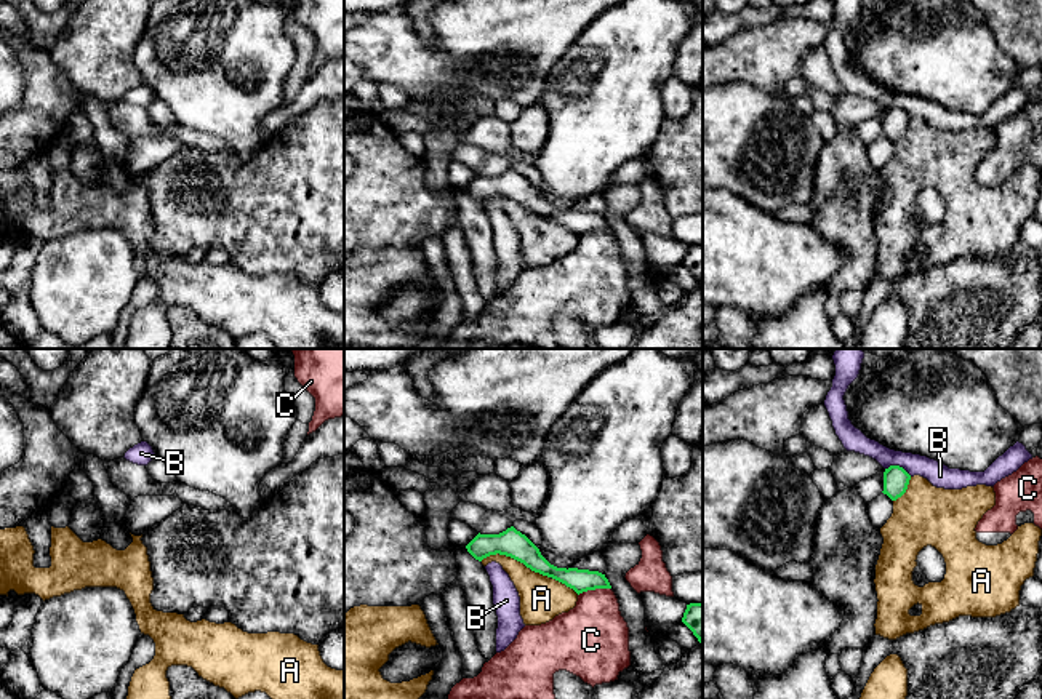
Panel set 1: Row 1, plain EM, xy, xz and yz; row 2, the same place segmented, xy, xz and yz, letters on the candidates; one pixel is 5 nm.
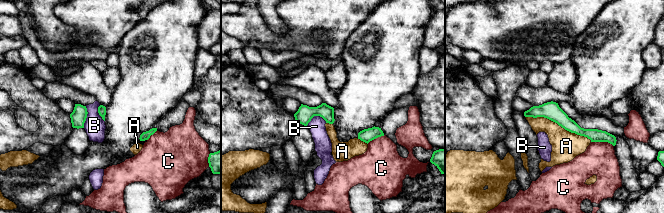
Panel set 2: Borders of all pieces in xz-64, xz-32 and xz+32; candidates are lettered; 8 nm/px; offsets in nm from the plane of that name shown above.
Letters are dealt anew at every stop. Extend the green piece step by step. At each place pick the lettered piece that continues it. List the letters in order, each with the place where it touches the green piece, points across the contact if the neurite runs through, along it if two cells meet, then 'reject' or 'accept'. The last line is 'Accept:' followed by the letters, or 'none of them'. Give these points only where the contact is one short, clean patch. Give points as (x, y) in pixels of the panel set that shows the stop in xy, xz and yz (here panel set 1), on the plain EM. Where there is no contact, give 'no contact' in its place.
A: meets green in xz at (516, 200); reject
B: meets green in yz at (898, 107); border along yz (885, 109), (901, 107), (911, 117); reject
C: meets green in xz at (594, 231); reject
Accept: none of them

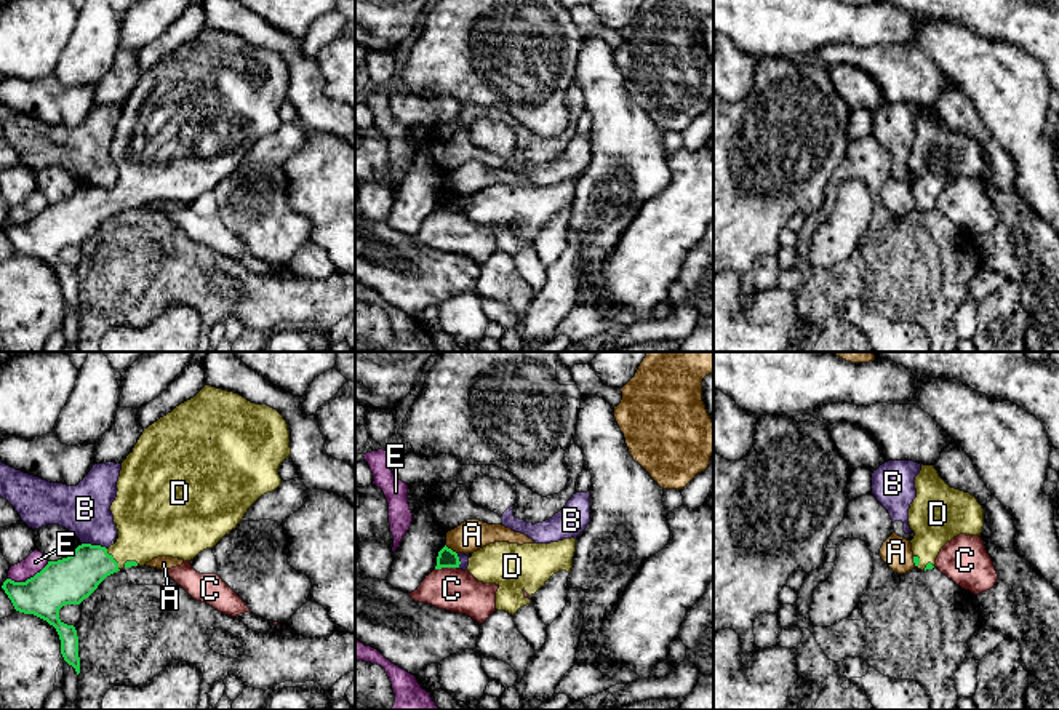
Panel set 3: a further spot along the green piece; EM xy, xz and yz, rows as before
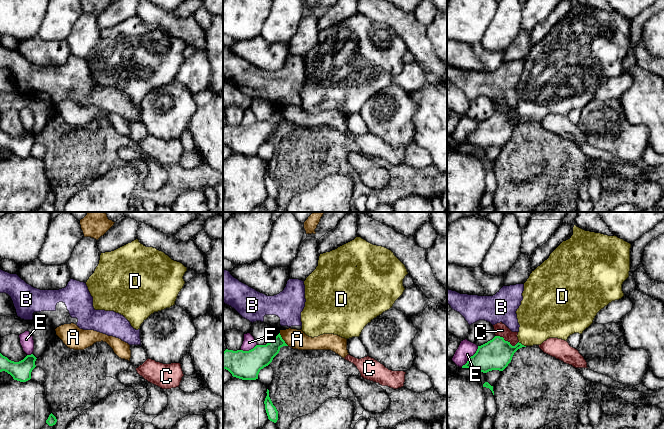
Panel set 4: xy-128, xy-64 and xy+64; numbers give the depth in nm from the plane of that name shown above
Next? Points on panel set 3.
A: meets green in xz at (450, 191); border along xz (445, 186), (456, 195); reject
B: meets green in xy at (95, 187); border along xy (82, 184), (106, 191); reject
C: meets green in xz at (445, 208); border along xz (456, 208), (435, 211); reject
D: meets green in xy at (114, 202); runs through xy (69, 223), (88, 207), (114, 202), (149, 167); accept
E: meets green in xy at (27, 221); border along xy (48, 203), (24, 223), (8, 221); reject
Accept: D

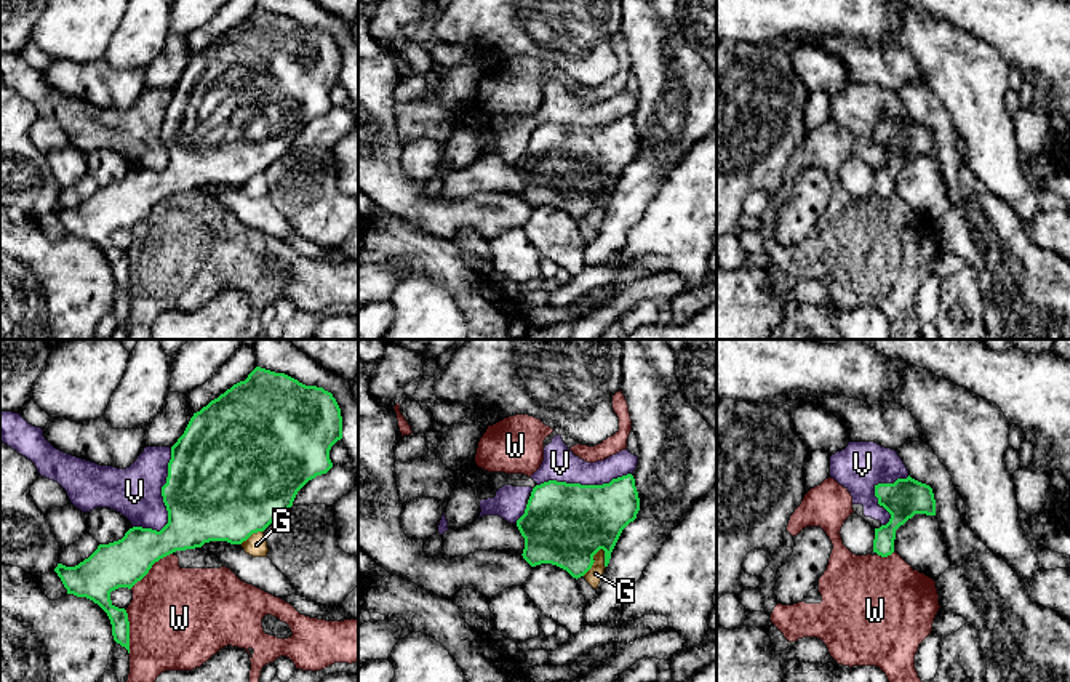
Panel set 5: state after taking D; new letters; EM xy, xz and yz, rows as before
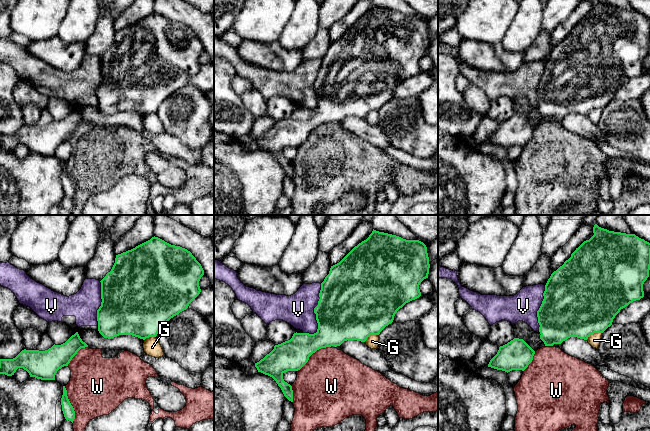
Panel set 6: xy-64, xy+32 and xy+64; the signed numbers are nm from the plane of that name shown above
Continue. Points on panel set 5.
G: meets green in xz at (594, 202); reject
V: meets green in xz at (584, 127); reject
W: meets green in xy at (151, 208); reject
Accept: none of them

